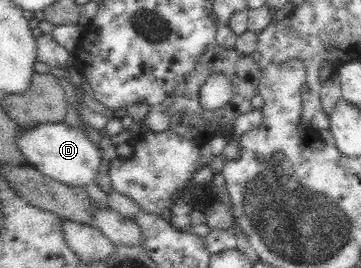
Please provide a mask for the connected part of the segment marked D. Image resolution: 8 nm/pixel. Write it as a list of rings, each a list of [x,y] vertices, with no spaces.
[[[53,122],[35,128],[23,128],[21,136],[17,138],[17,145],[29,164],[55,182],[85,190],[89,184],[97,184],[97,176],[103,164],[100,147],[77,127],[65,122]]]

